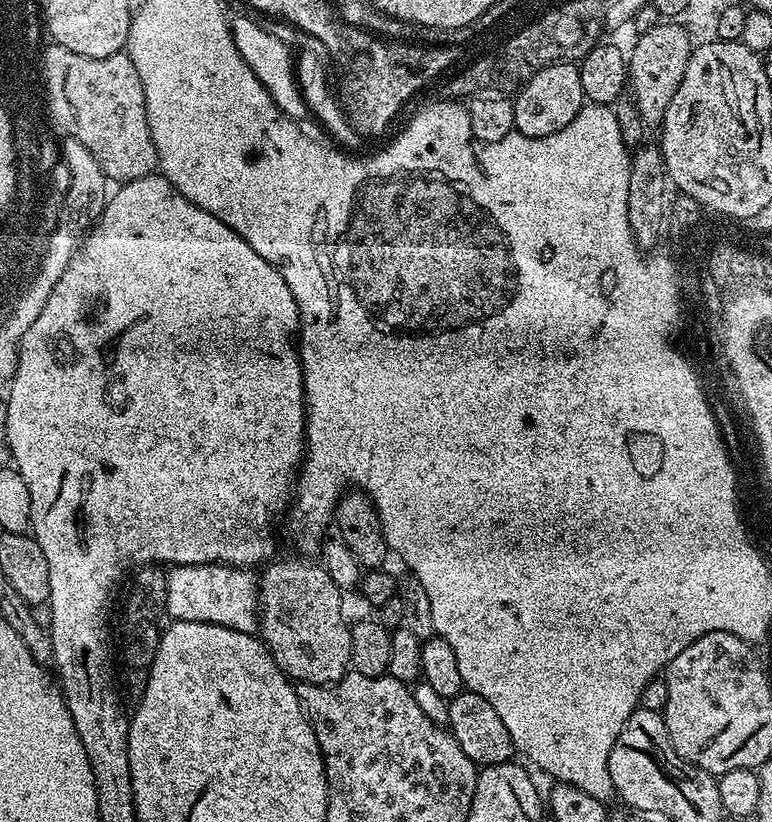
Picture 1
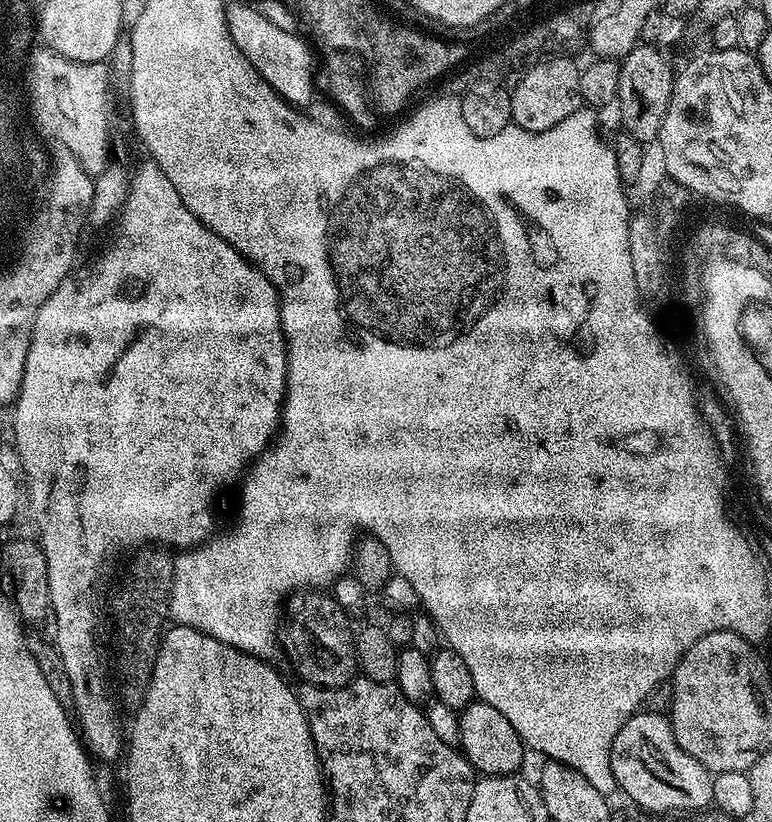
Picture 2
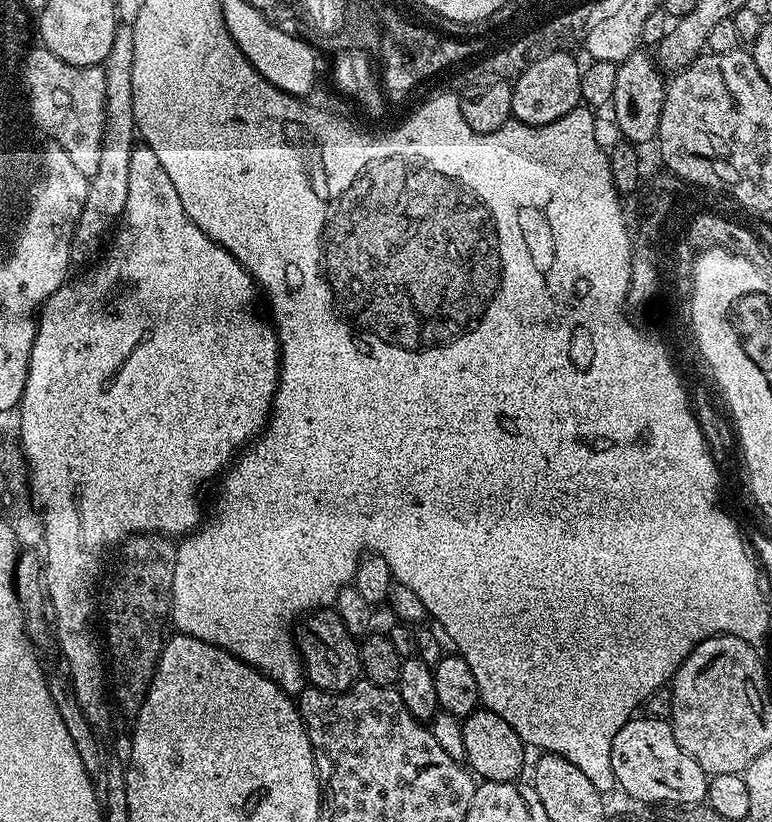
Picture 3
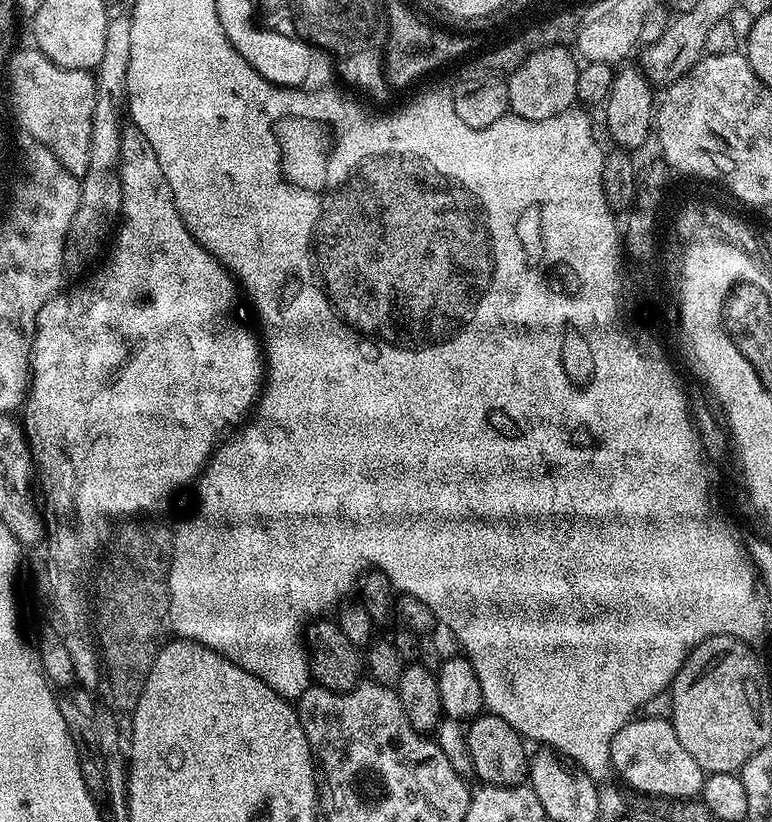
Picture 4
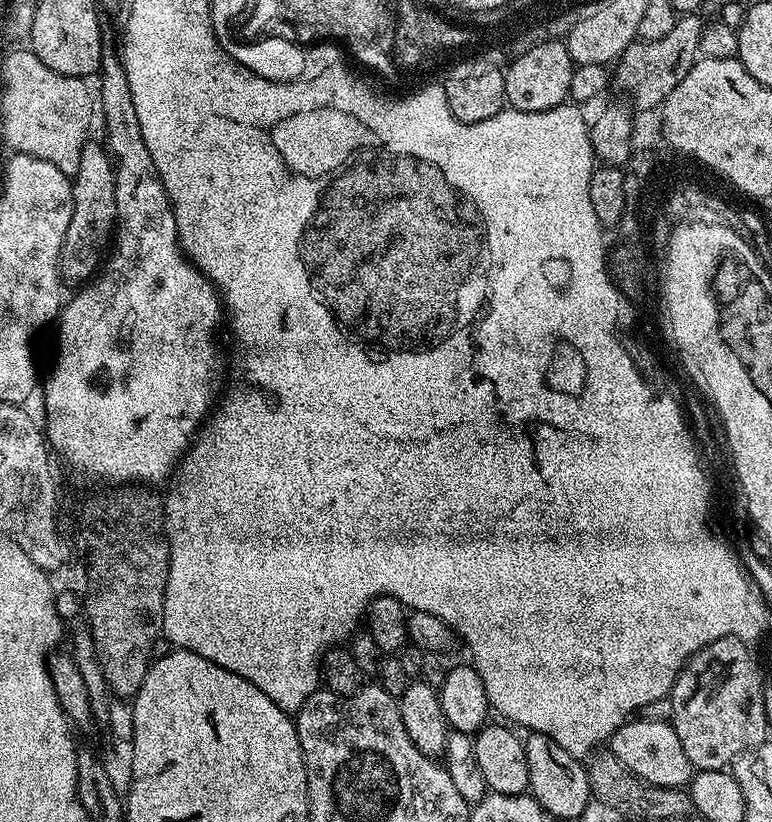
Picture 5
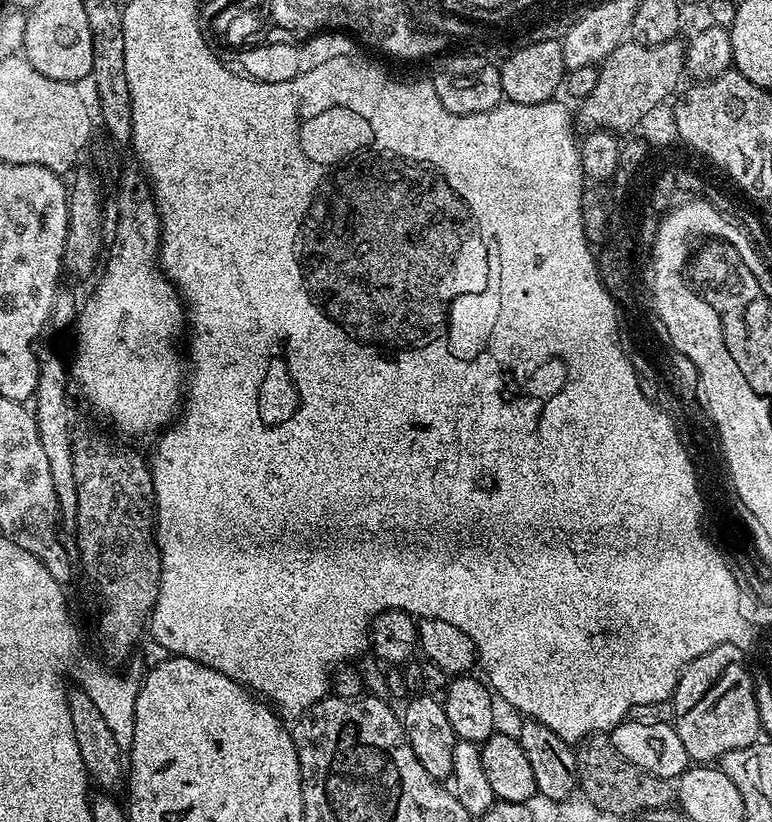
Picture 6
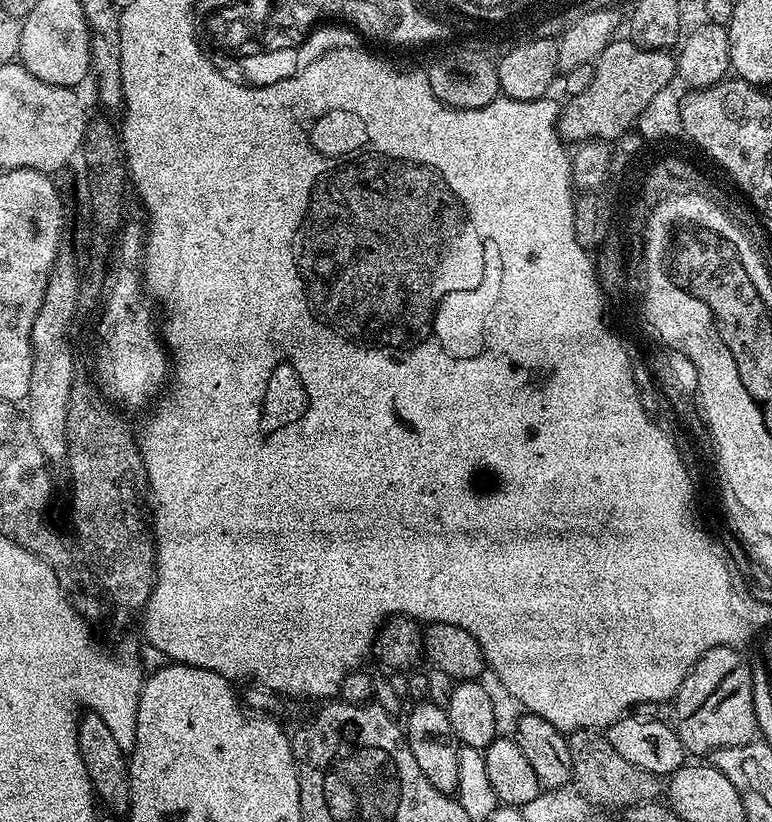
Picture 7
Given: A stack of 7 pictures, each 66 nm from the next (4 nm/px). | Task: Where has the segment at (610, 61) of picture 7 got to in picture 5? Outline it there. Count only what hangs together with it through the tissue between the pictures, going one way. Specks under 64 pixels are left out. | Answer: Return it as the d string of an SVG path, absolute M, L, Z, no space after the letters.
M684 14L677 19L676 25L670 30L668 34L658 38L657 41L640 40L639 42L633 42L630 47L627 48L619 60L614 64L614 81L619 85L624 85L635 90L637 100L640 104L652 104L656 100L660 100L664 93L668 92L669 88L672 88L673 84L676 84L677 80L680 80L680 76L683 76L684 69L689 68L690 65L695 64L698 57L701 55L700 39L704 33L705 21L699 20L699 15L696 14Z

